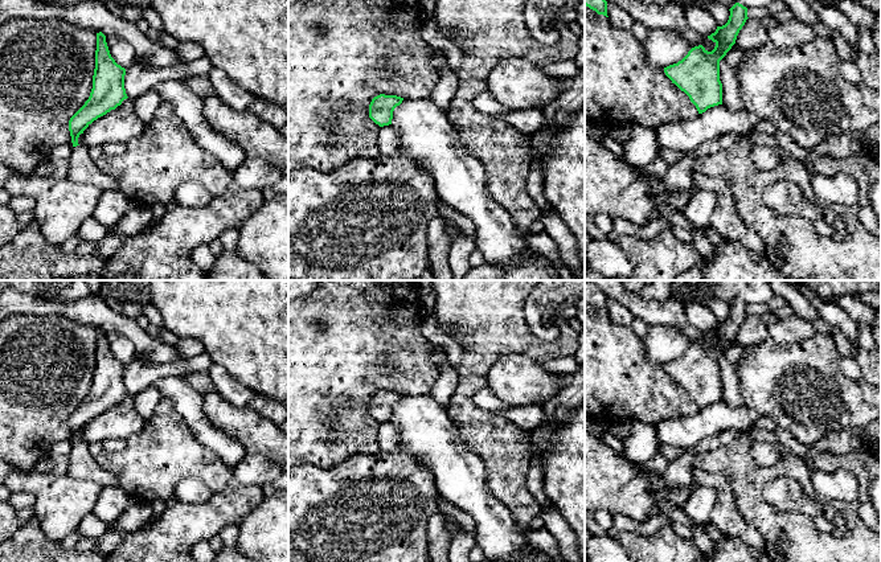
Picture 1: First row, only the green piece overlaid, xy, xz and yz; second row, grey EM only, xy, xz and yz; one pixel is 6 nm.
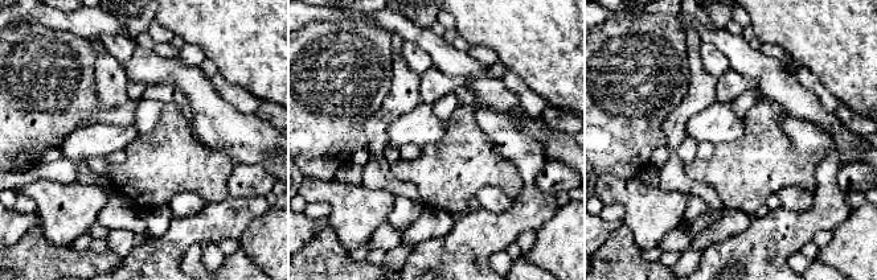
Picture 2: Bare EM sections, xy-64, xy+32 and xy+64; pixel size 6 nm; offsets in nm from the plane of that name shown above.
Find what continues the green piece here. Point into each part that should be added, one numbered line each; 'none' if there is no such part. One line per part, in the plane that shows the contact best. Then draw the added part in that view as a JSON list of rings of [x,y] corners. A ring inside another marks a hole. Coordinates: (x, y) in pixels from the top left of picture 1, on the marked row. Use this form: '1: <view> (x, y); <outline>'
1: xy (82, 168); [[[83,145],[73,147],[69,157],[69,179],[75,182],[89,182],[102,190],[119,190],[118,181],[98,169],[95,161],[89,155],[89,148]]]

